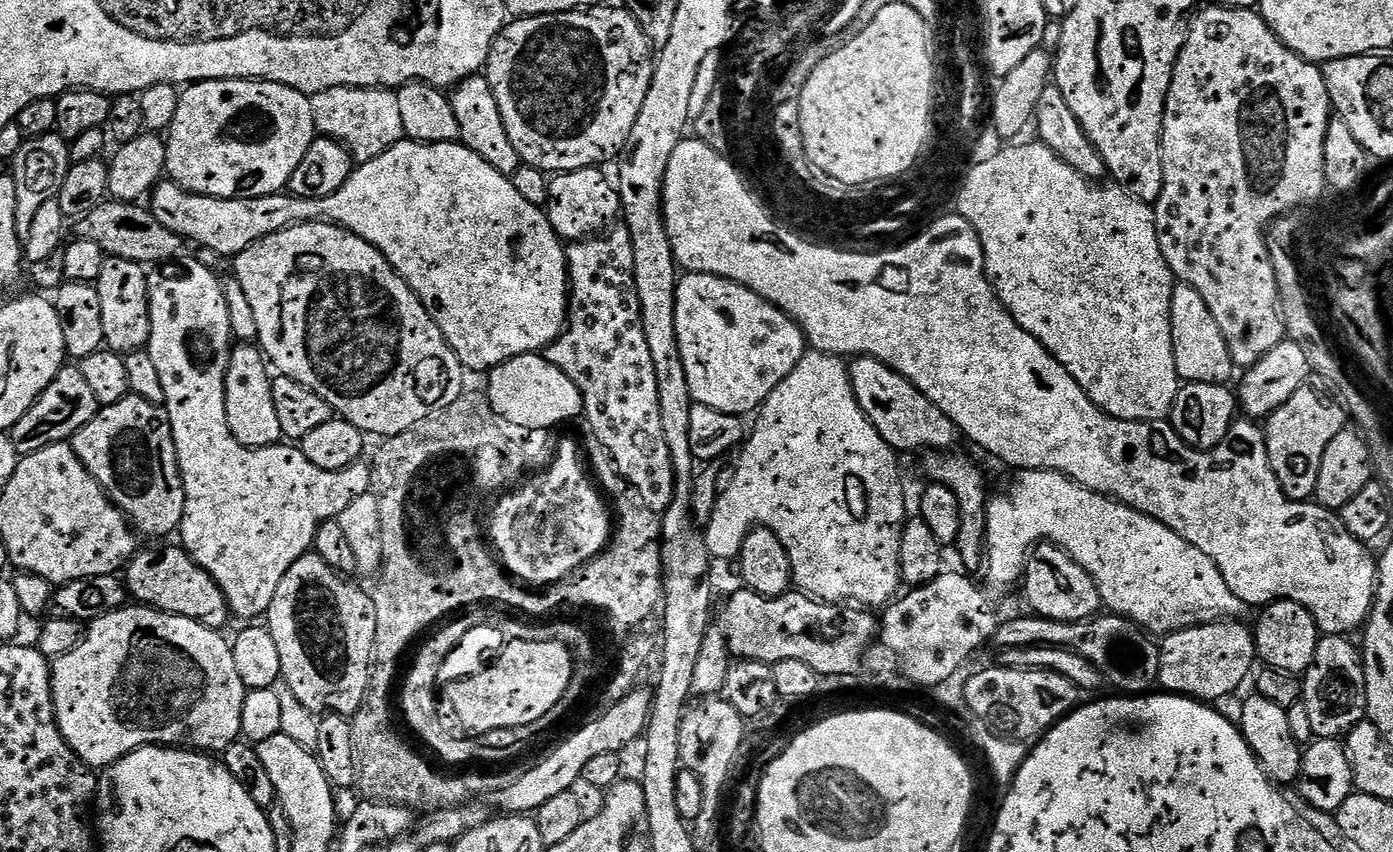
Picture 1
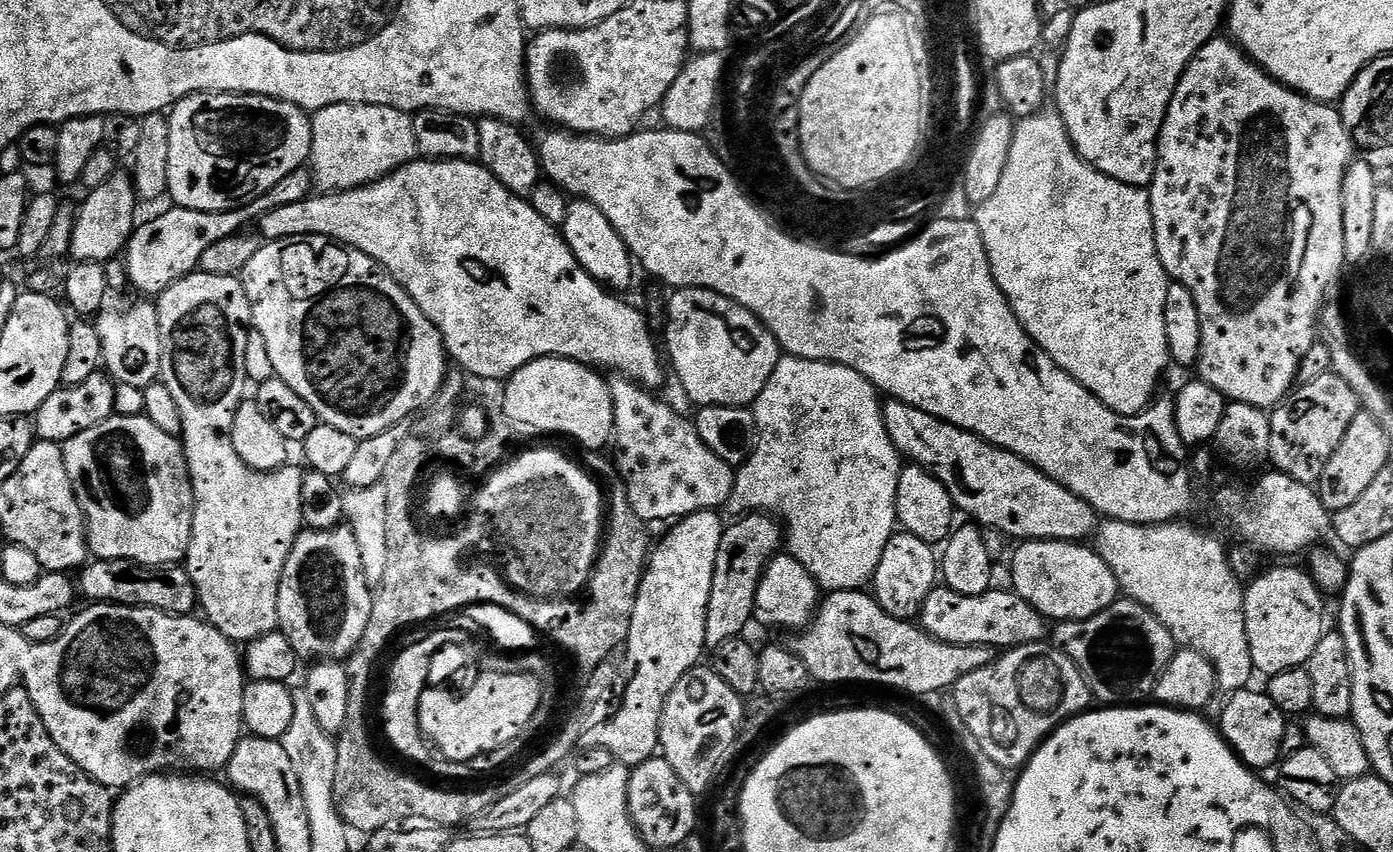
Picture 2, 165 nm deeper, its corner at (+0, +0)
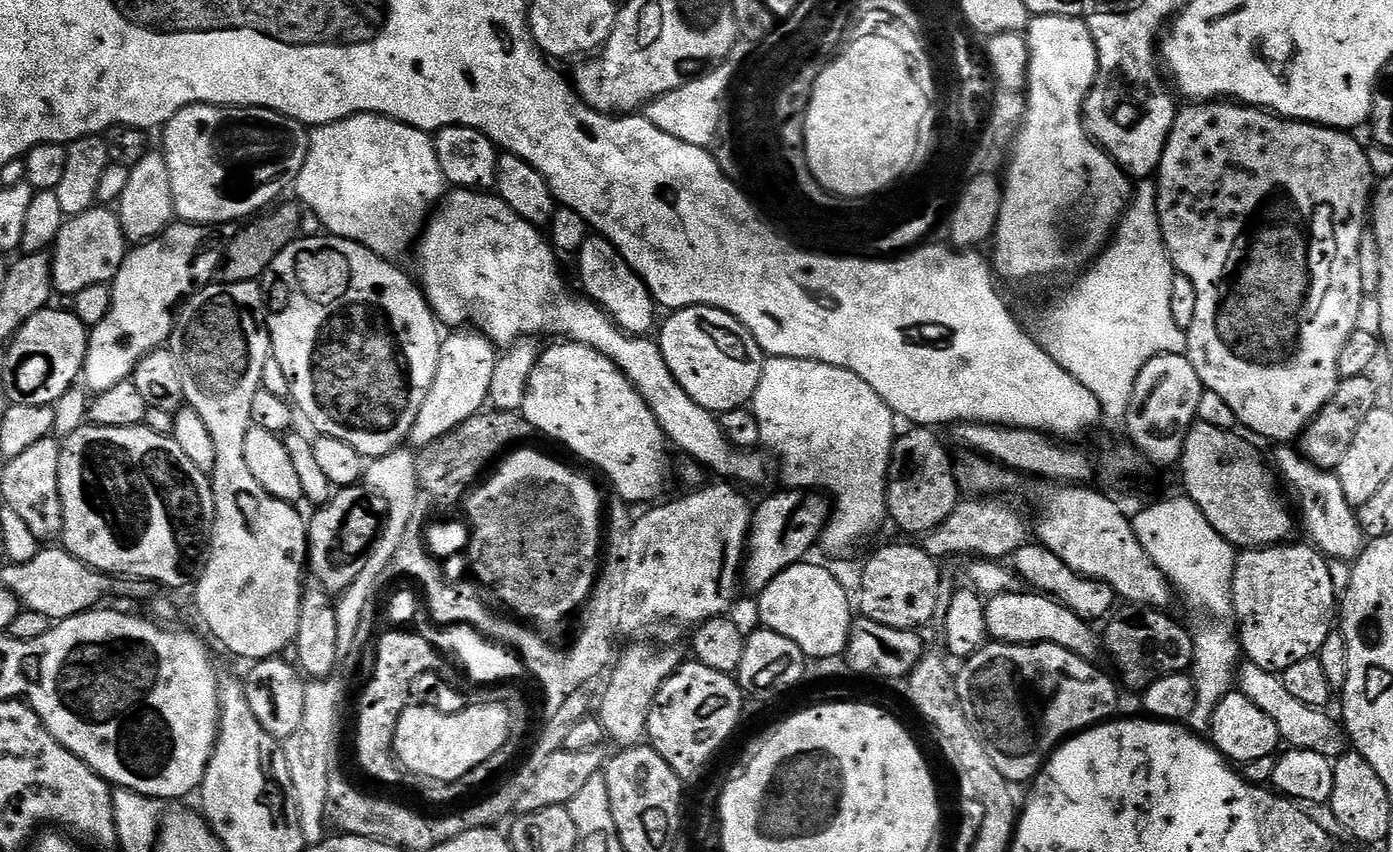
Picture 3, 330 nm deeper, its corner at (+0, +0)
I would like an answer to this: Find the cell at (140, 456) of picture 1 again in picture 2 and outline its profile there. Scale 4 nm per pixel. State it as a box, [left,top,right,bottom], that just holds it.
[64,416,196,568]

